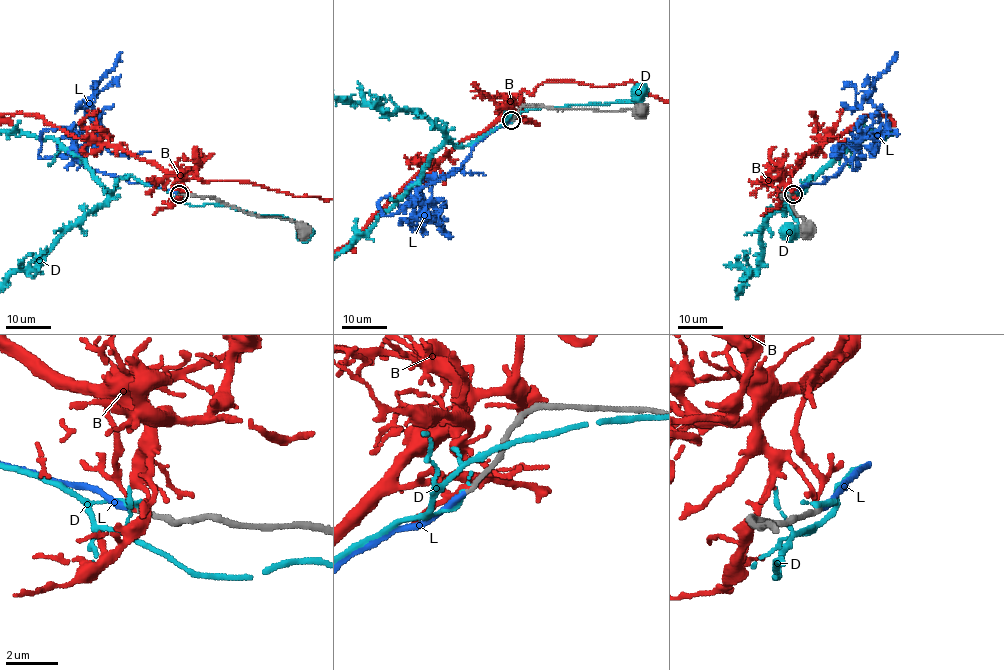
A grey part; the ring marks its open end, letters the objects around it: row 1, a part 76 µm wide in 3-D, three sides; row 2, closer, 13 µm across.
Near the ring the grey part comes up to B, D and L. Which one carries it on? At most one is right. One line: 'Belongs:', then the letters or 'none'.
Belongs: L

